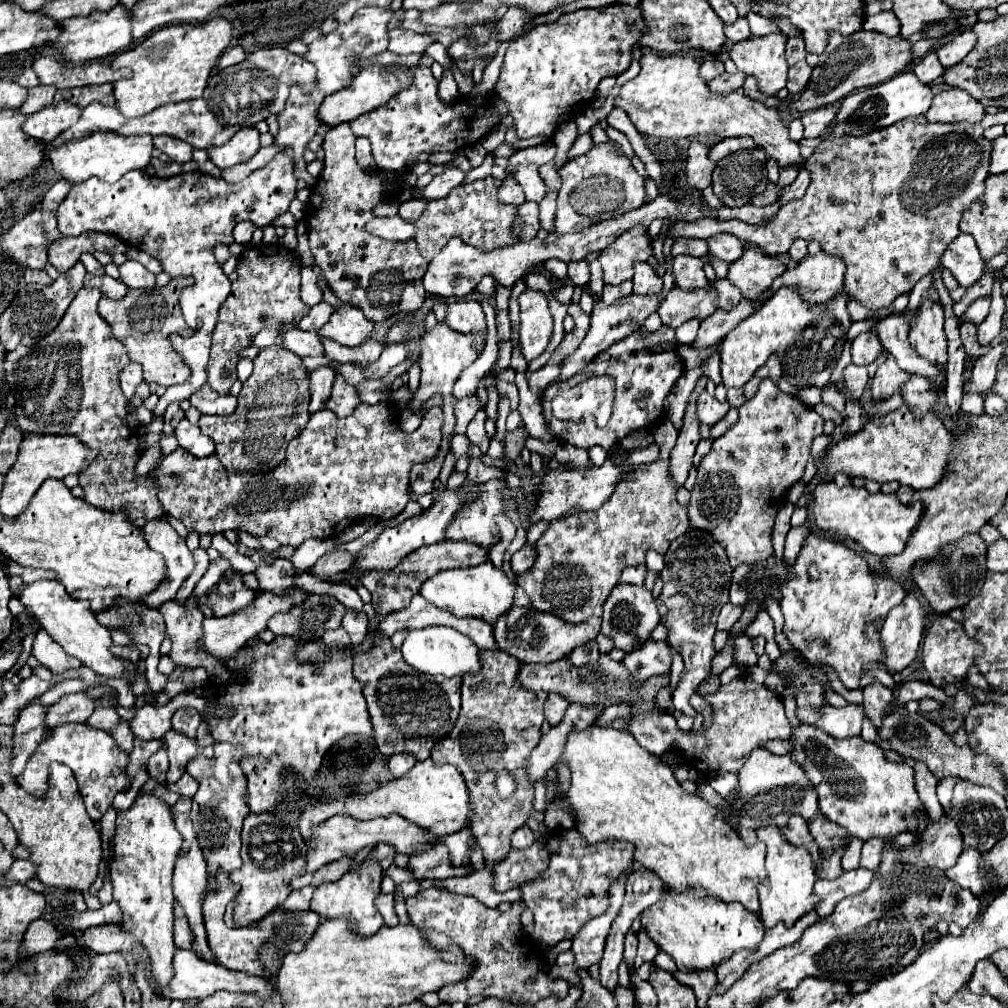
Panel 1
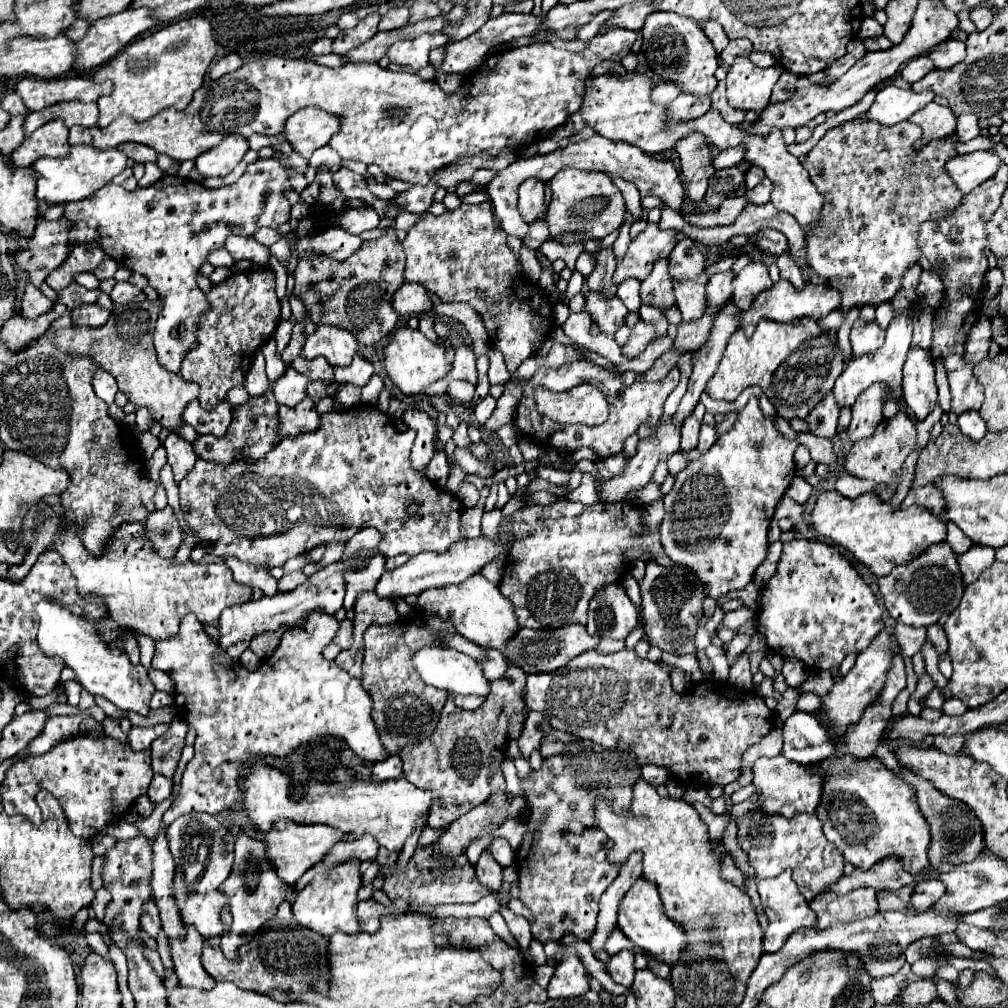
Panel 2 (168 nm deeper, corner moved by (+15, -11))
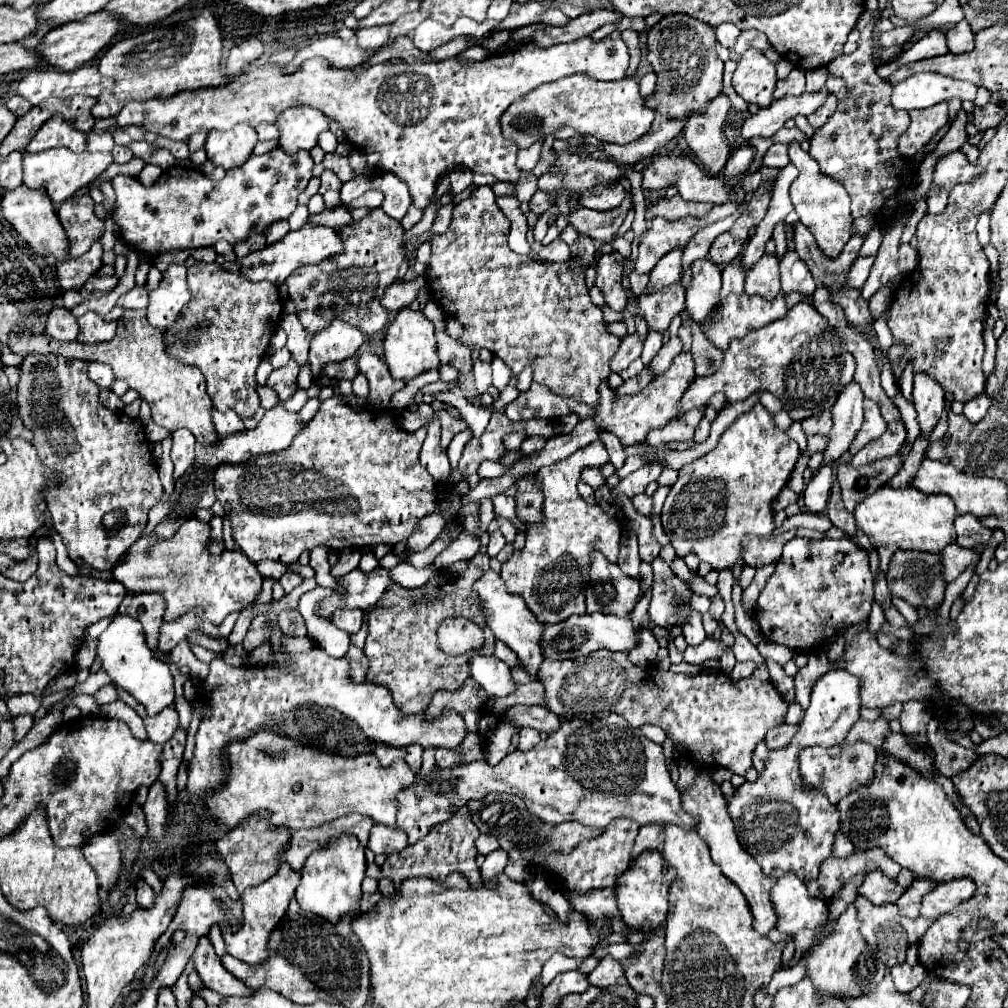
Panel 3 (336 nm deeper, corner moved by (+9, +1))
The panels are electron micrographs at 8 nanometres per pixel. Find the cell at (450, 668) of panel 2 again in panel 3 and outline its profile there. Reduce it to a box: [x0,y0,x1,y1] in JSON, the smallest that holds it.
[470,656,516,698]

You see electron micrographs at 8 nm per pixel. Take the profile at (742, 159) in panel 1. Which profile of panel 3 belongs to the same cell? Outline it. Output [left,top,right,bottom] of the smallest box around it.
[722,142,754,178]

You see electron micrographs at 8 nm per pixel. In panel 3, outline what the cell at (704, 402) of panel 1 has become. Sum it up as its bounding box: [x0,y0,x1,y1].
[646,410,702,446]

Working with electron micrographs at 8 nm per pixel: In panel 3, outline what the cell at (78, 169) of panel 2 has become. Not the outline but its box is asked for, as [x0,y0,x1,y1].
[24,148,112,202]

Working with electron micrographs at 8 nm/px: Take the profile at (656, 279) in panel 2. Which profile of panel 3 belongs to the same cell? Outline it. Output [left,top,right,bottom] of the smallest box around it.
[638,286,684,334]

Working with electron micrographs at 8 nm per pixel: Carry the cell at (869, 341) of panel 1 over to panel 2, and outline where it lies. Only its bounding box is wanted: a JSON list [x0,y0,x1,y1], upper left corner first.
[834,312,912,406]

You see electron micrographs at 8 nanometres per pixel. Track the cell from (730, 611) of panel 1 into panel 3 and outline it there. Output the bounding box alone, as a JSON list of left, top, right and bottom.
[682,610,706,646]

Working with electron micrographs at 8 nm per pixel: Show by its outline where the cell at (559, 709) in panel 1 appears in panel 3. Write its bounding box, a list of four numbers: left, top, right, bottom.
[518,728,540,752]

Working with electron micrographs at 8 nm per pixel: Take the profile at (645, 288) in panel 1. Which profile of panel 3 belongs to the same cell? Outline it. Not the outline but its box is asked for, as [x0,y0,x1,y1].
[630,272,648,296]

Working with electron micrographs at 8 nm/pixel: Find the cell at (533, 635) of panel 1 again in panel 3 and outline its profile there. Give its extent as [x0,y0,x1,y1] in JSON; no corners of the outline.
[542,612,640,660]

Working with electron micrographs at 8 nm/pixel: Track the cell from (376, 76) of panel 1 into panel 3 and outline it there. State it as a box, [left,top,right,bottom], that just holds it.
[276,108,328,154]

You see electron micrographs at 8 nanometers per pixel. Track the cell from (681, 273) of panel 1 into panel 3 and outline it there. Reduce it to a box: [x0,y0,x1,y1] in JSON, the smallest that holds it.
[686,260,720,324]

